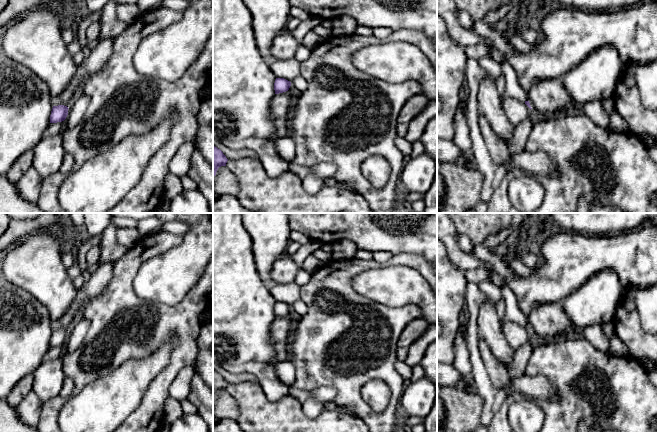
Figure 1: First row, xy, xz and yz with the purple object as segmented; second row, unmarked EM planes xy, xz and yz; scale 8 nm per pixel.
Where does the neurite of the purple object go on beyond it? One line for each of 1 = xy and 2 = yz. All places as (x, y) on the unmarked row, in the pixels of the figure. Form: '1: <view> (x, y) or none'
1: none
2: yz (512, 312)

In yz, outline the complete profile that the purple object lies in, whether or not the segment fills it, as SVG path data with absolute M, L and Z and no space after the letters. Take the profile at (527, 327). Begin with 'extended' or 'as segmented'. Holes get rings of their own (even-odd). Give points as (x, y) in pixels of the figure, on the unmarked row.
extended | M506 285L499 287L499 290L506 305L505 318L501 324L504 321L514 322L525 327L530 333L532 333L528 325L528 319L519 309L516 296L513 291Z

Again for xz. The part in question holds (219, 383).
as segmented | M213 370L213 402L219 391L226 390L228 383L223 376L217 371Z

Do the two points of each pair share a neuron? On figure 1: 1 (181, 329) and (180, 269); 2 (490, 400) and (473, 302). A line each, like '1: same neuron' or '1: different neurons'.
1: different neurons
2: same neuron

